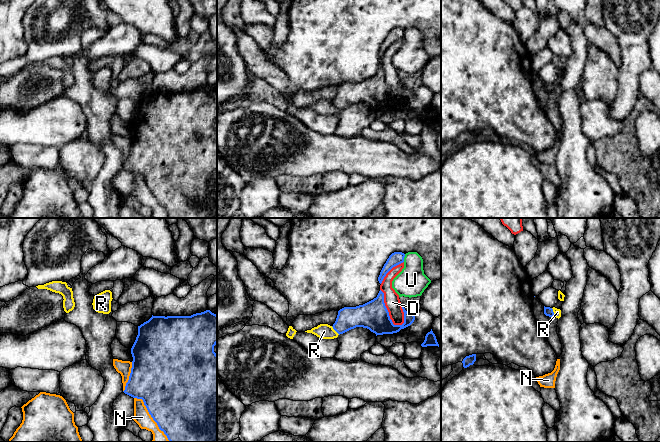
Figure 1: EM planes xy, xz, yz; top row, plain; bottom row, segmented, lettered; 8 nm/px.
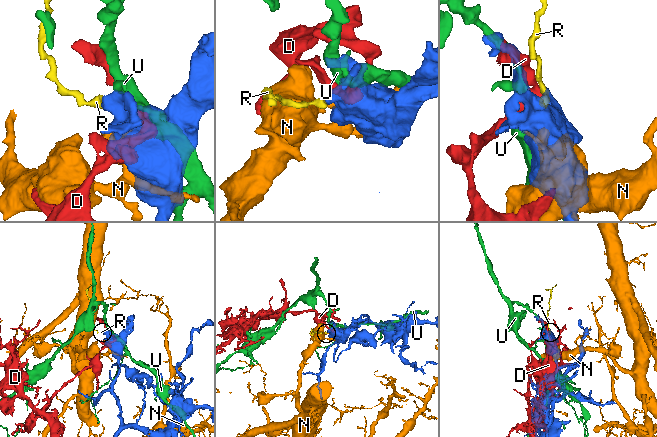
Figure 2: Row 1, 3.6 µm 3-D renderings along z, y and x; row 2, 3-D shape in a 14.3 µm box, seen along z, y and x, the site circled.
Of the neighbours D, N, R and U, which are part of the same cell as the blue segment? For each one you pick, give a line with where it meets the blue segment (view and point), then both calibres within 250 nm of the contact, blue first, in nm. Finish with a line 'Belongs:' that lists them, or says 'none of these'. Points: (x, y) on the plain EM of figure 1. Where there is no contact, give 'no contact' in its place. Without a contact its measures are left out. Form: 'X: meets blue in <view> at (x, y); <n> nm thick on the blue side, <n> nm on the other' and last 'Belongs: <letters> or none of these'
Belongs: none of these

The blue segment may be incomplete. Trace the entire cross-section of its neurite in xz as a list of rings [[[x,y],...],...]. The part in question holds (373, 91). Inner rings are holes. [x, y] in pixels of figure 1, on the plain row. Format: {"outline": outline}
{"outline": [[[380,66],[373,76],[356,83],[344,83],[338,87],[333,105],[340,111],[356,103],[369,105],[377,111],[393,110],[410,102],[415,92],[402,81],[404,99],[394,101],[384,79],[384,69]]]}

